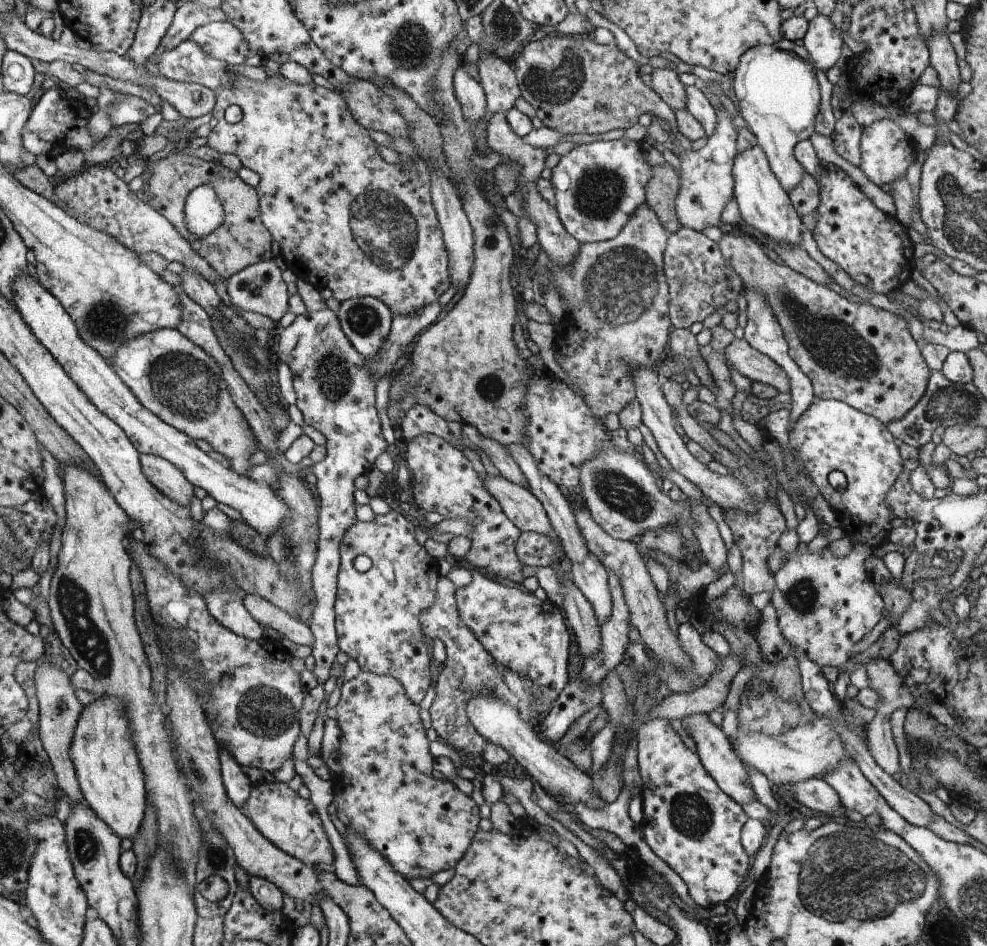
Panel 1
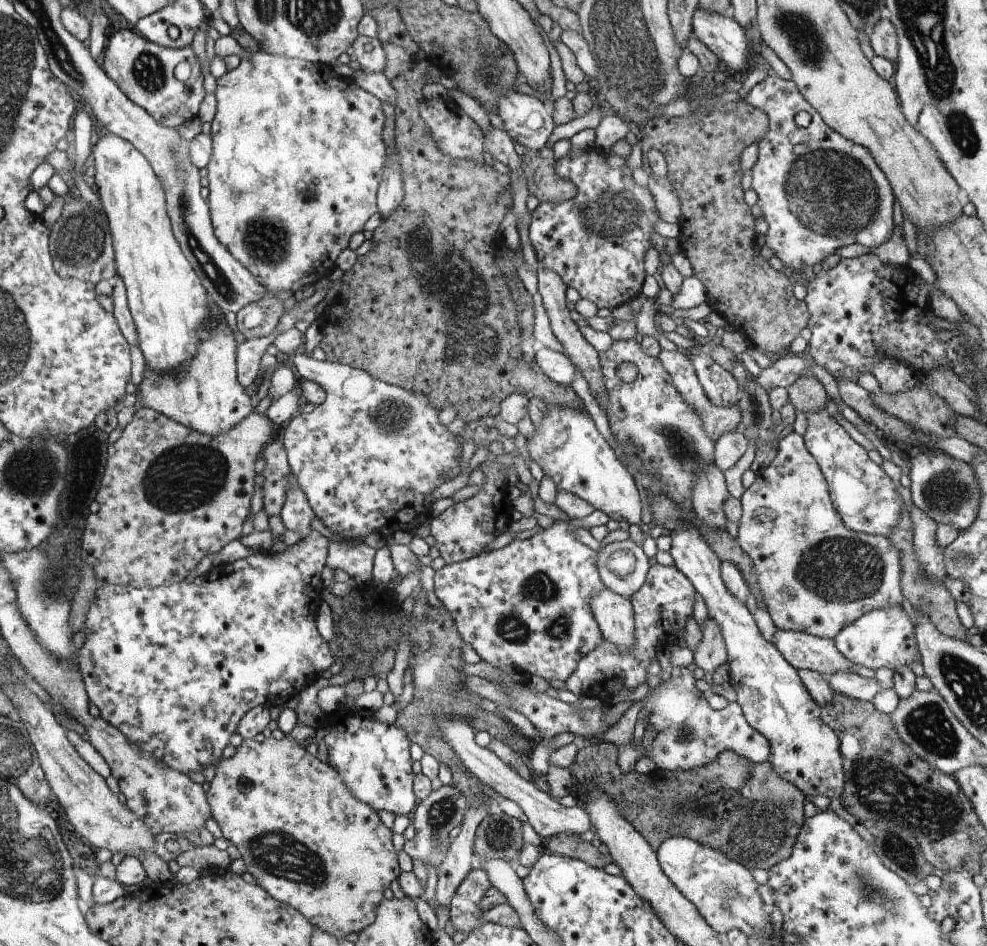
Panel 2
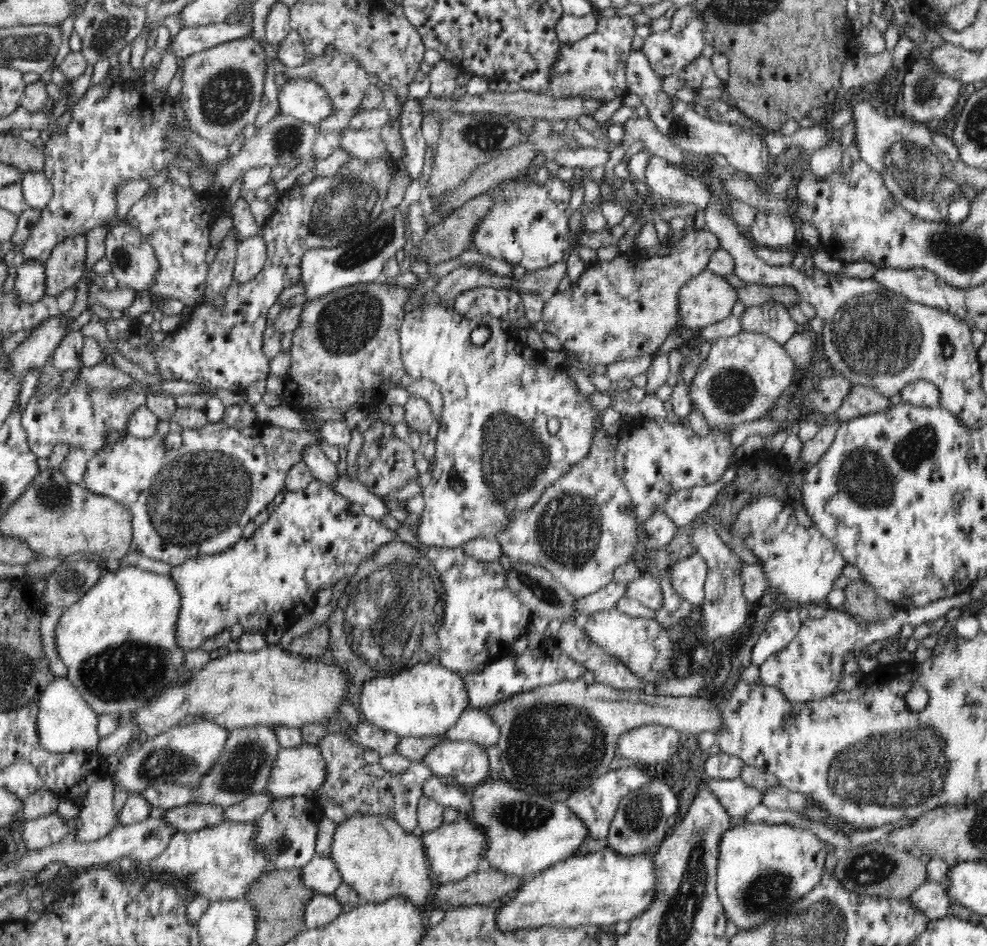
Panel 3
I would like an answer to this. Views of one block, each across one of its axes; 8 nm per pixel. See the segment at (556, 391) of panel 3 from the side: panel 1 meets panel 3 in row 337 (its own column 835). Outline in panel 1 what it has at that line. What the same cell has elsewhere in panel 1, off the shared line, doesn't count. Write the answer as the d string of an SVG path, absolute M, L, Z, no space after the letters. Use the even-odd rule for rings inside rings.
M817 397L809 408L806 408L806 412L792 424L792 430L789 431L790 449L800 458L799 462L804 463L807 474L836 514L838 526L848 532L847 537L852 546L864 544L870 546L875 553L888 547L888 538L892 530L890 524L895 518L886 504L888 491L894 486L896 478L903 470L899 447L894 443L894 439L888 427L880 420L876 420L876 417L856 410L840 400ZM834 470L846 476L847 486L843 492L834 489L828 483L828 474Z

